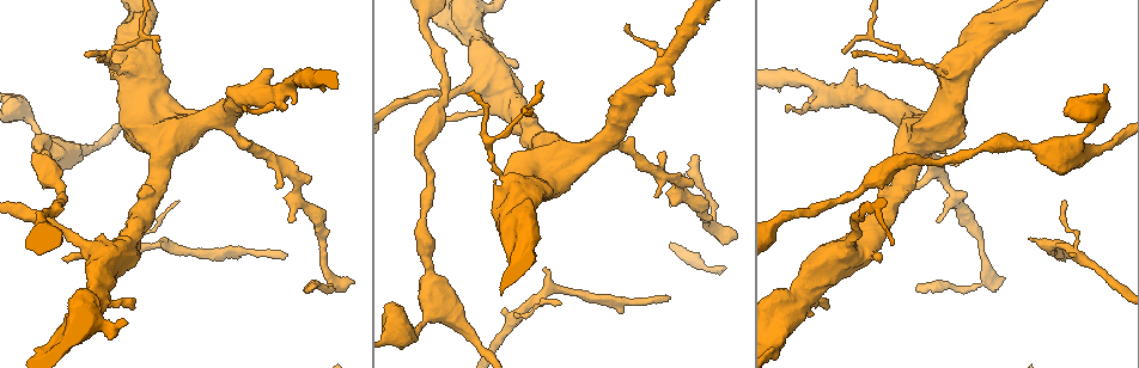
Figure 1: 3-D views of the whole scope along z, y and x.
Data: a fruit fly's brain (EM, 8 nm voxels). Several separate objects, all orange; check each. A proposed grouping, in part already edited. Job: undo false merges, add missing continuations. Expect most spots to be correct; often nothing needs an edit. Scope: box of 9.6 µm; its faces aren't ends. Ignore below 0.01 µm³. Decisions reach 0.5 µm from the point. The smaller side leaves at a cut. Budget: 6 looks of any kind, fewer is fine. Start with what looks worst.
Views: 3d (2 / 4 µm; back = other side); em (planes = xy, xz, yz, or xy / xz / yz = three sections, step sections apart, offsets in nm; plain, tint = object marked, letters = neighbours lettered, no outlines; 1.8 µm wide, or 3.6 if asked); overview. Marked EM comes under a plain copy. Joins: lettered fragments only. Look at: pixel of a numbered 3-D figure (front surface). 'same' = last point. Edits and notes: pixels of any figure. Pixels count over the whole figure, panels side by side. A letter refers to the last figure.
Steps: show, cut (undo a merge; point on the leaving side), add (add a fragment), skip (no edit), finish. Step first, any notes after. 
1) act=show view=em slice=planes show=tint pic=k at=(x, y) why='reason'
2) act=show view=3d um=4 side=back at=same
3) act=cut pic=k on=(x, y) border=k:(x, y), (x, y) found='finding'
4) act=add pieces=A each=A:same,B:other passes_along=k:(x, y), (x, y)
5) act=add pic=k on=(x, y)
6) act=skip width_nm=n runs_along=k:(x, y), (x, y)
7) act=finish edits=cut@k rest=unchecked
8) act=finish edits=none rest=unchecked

act=show view=3d um=2 pic=1 at=(668, 300) why='an open end'

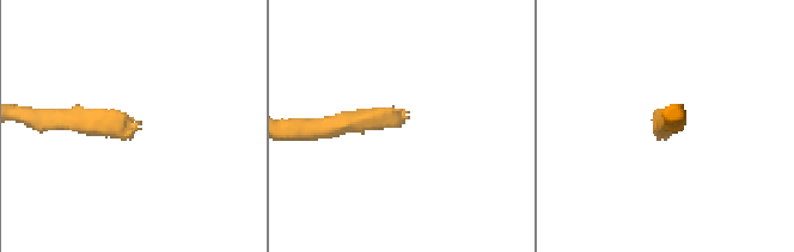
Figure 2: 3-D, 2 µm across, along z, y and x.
act=show view=em slice=planes show=letters pic=2 at=(138, 129) why='now the EM'

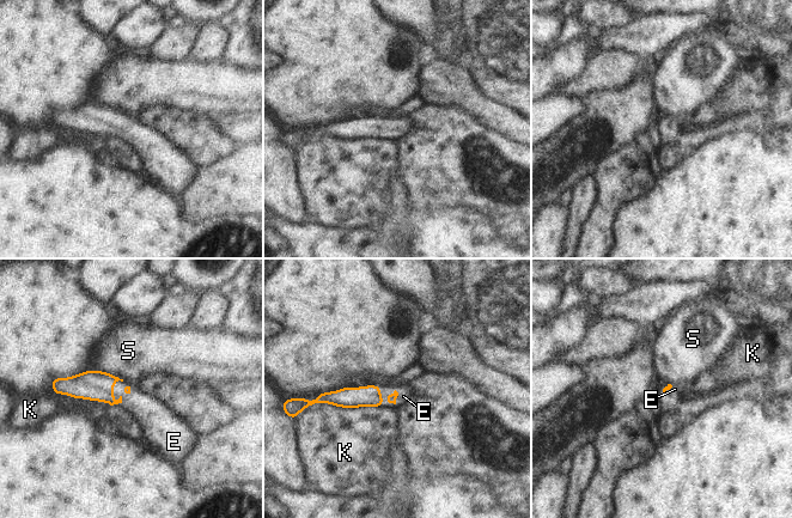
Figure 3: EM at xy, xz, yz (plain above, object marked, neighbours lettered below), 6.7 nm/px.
act=add pieces=E longest_contact=K:460nm each=E:same,K:other,S:other found='the neuron continues'

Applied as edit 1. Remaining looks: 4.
act=show view=overview

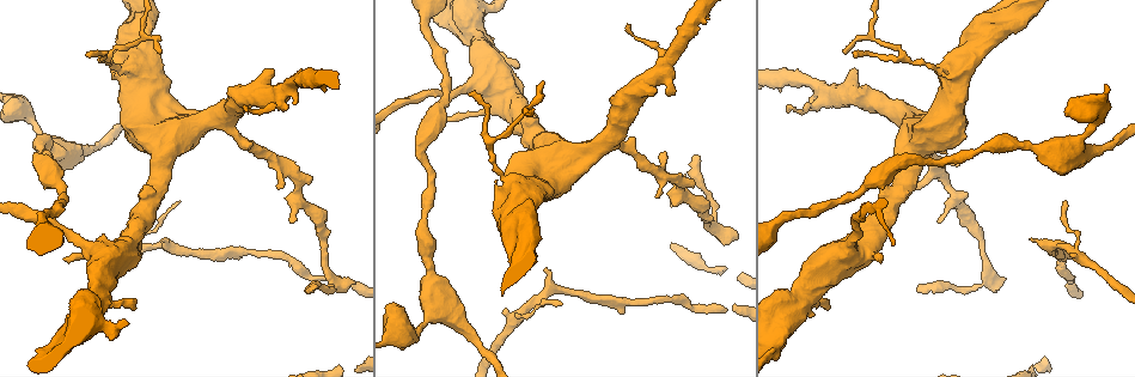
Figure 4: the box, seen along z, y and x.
act=show view=3d um=4 pic=4 at=(1029, 239) why='tapers out'

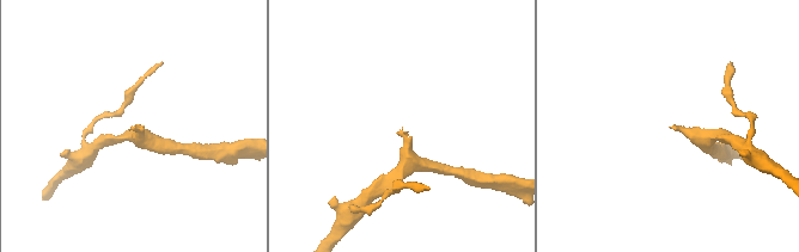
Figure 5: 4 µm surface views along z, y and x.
act=show view=em slice=planes show=letters pic=5 at=(132, 126) why='need the tissue'

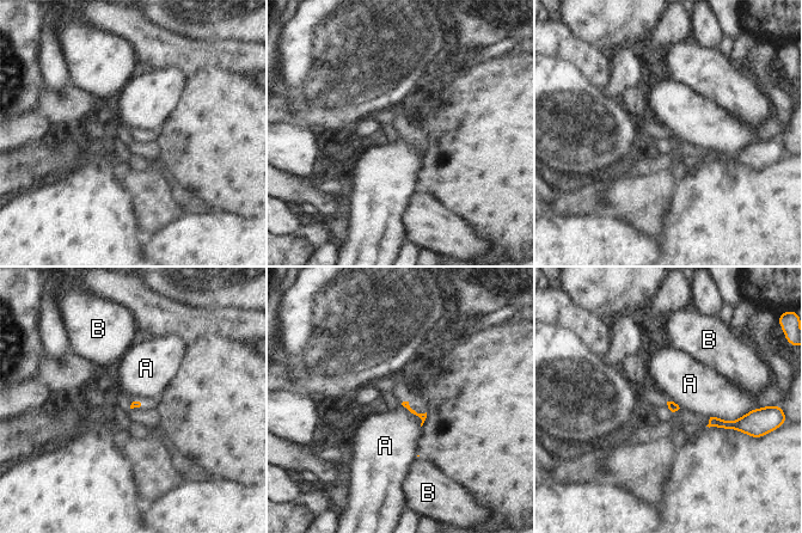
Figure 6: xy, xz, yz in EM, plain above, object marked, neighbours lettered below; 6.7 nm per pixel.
act=skip each=A:other,B:other border=6:(751, 410), (734, 421), (710, 417) found='none of them fits'

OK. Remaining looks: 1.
act=finish edits=add@3 rest=unchecked

